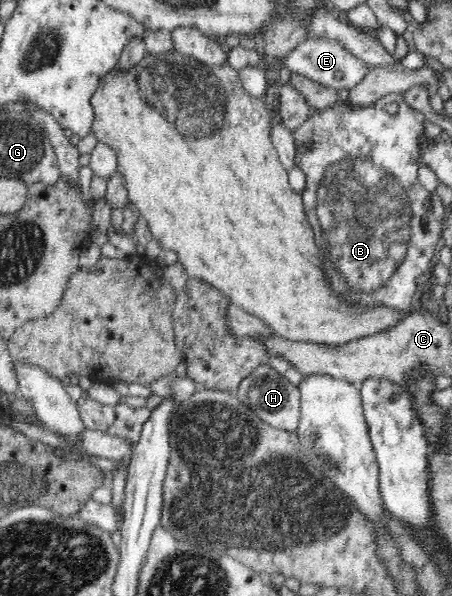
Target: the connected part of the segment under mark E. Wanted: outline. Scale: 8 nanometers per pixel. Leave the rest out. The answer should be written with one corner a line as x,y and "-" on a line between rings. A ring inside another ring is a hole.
317,37
317,39
308,38
299,46
295,47
291,53
281,58
272,55
260,56
256,50
247,50
240,45
226,49
228,51
228,64
237,71
248,65
261,68
262,70
266,70
272,66
278,70
286,67
292,73
301,74
336,90
355,87
355,84
358,84
363,79
363,76
370,71
370,67
364,61
351,54
349,50
335,39
322,39
321,37

